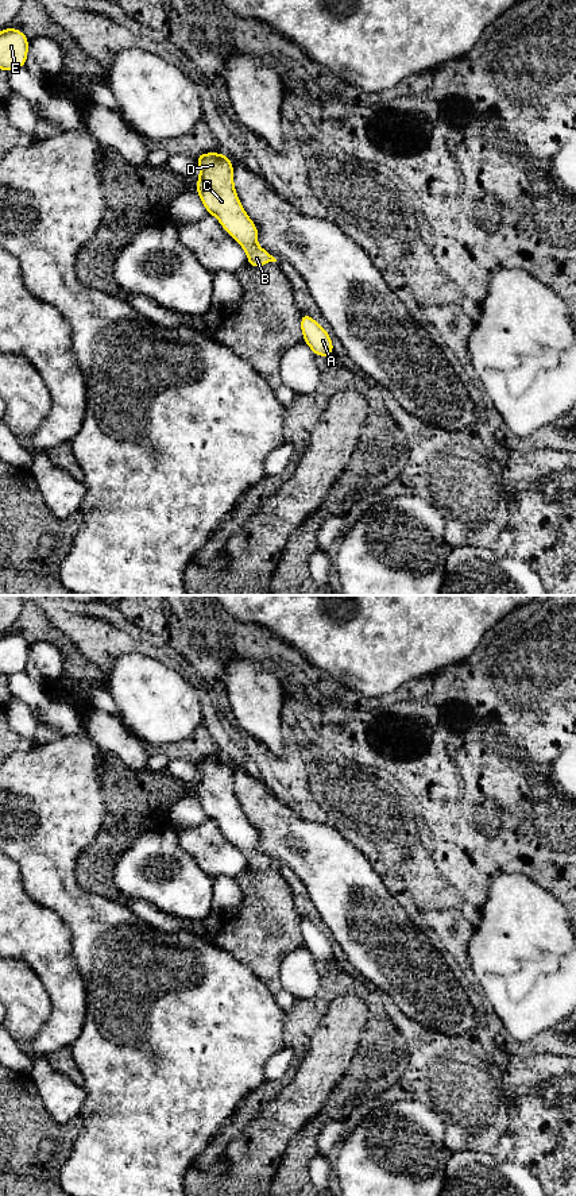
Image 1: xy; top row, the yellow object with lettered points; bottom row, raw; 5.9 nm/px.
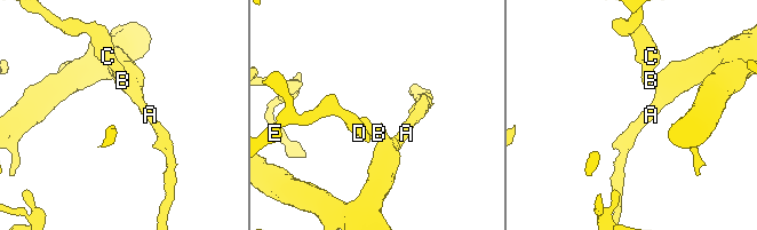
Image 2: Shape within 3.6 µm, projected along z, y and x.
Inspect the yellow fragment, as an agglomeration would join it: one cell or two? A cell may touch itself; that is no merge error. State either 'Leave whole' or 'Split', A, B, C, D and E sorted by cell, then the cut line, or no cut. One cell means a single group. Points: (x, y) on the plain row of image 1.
Leave whole. Groups: A B C D E. No split

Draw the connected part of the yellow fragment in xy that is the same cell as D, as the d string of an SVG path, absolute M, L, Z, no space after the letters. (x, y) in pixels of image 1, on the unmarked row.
M220 757L196 761L200 782L196 792L208 818L240 848L248 861L248 871L259 872L277 864L258 850L258 832L244 815L233 788L233 769Z

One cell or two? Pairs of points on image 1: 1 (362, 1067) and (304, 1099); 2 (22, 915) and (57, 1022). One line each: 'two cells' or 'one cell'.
1: two cells
2: one cell

